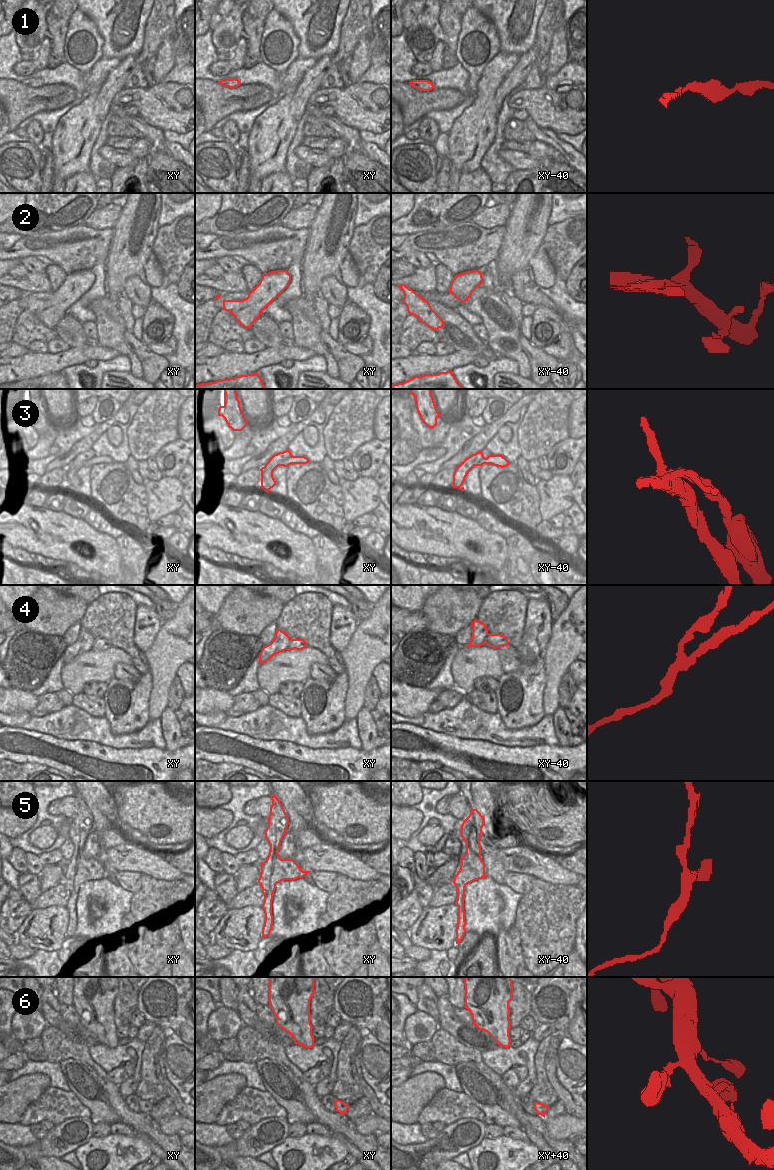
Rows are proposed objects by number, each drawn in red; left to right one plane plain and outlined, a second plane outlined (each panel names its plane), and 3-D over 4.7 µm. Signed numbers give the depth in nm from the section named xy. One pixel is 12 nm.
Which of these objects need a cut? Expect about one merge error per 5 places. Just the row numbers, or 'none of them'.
3, 4

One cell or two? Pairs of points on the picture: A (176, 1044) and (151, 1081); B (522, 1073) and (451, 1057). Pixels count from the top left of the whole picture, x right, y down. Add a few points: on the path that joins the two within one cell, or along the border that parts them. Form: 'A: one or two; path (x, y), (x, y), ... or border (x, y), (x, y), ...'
A: two; border (168, 1033), (161, 1054)
B: two; border (500, 1076), (511, 1089)

